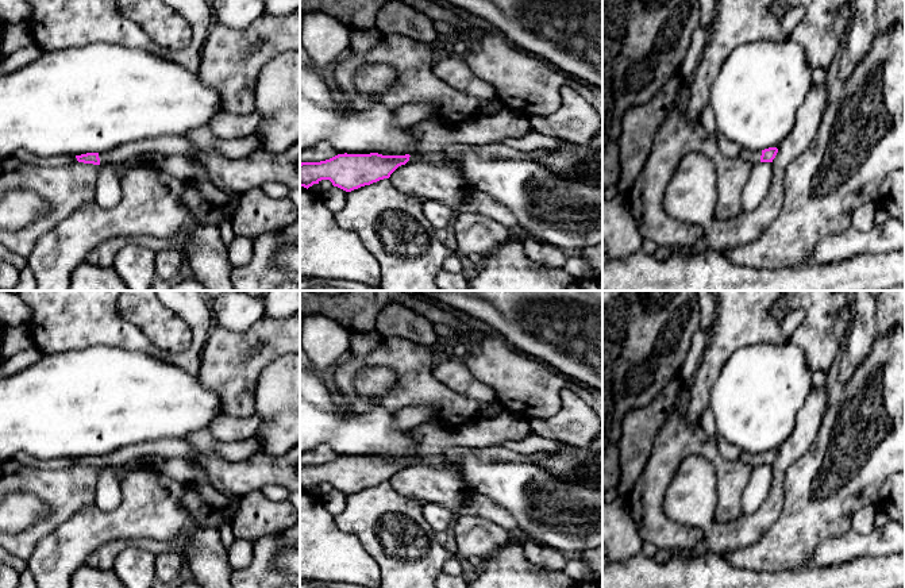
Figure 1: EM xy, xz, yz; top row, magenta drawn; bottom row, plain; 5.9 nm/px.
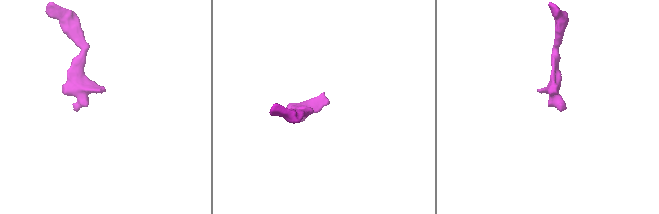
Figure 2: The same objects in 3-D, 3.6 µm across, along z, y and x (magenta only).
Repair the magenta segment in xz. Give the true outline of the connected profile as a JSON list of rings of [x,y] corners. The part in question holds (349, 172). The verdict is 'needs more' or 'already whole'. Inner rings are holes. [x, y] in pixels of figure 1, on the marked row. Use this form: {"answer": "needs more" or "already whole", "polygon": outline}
{"answer": "already whole", "polygon": [[[338,154],[320,162],[300,164],[300,187],[309,188],[321,180],[330,180],[334,187],[351,192],[370,185],[390,174],[409,161],[405,155],[370,154]]]}

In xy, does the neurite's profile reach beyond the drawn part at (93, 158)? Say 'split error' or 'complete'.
split error

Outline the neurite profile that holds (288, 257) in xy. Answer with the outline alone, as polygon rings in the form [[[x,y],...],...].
[[[300,239],[292,245],[281,246],[276,253],[276,264],[286,270],[300,273]]]

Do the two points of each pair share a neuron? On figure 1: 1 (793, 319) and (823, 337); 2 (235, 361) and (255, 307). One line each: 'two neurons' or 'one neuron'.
1: two neurons
2: two neurons

